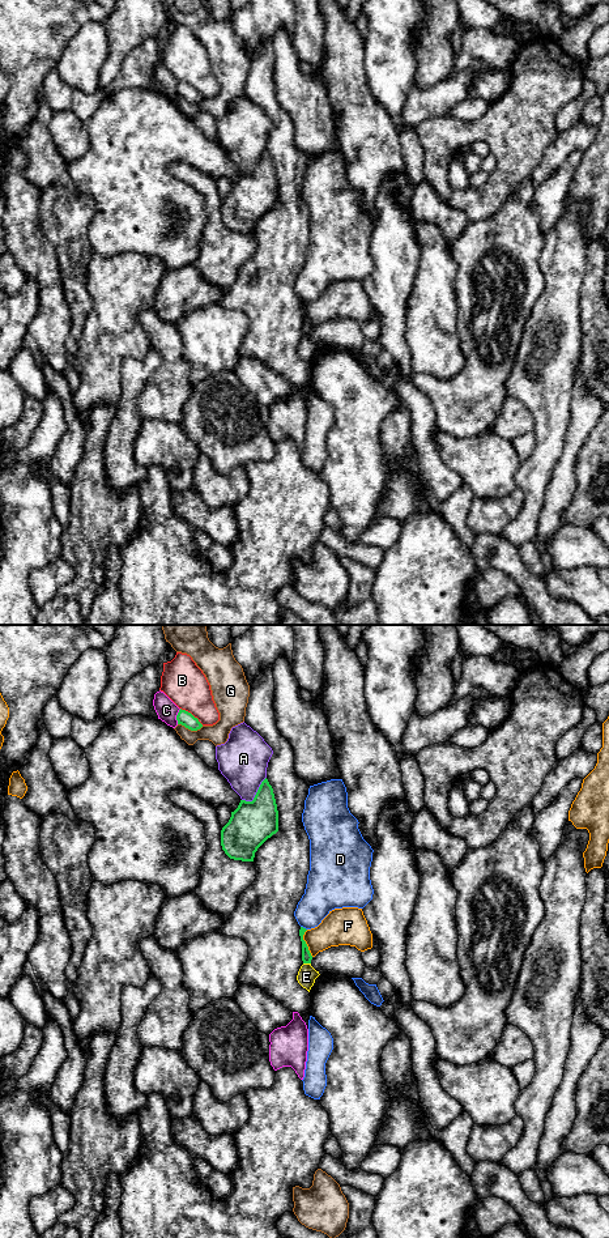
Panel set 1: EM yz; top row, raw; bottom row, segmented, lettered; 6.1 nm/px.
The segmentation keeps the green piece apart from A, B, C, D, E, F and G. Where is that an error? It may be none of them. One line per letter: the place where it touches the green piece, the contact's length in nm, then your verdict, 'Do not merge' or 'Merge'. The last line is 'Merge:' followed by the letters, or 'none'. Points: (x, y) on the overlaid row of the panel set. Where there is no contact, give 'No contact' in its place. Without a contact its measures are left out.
A: Touches green at yz (256, 794). Shared border 220 nm. Do not merge
B: Touches green at yz (191, 714). Shared border 180 nm. Do not merge
C: Touches green at yz (177, 717). Shared border 100 nm. Do not merge
D: Touches green at yz (302, 927). Shared border 50 nm. Do not merge
E: Touches green at yz (307, 962). Shared border 50 nm. Do not merge
F: Touches green at yz (305, 943). Shared border 170 nm. Do not merge
G: Touches green at yz (191, 730). Shared border 160 nm. Do not merge
Merge: none

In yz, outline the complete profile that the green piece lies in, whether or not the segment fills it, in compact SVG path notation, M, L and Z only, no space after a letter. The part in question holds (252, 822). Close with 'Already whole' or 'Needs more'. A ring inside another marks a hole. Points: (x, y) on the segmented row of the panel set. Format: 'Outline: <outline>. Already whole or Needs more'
Outline: M265 778L254 800L240 800L221 830L221 846L234 860L254 862L257 848L278 831L278 811L273 788Z. Already whole

